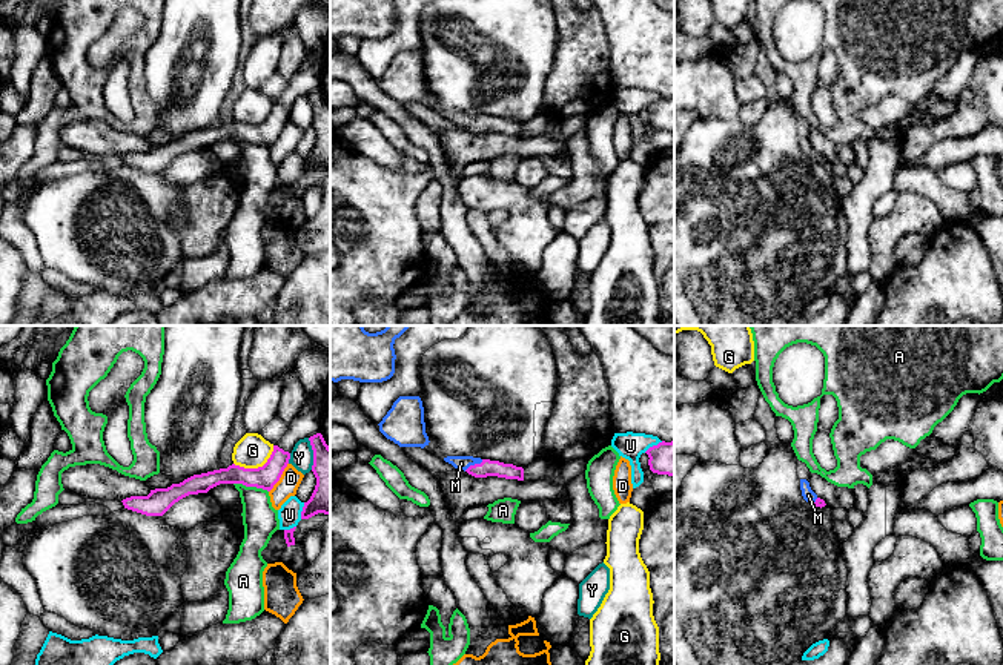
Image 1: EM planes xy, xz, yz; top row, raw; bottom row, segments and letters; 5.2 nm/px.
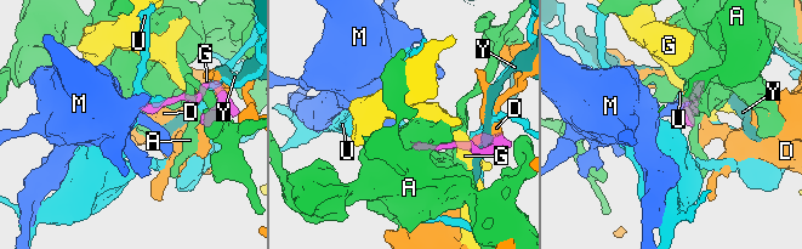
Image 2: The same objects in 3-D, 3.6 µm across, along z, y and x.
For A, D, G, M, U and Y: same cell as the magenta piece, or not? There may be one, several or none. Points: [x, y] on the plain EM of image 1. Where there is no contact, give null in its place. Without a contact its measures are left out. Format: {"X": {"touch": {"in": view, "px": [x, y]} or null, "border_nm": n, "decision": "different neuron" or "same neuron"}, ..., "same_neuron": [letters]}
{"A": {"touch": {"in": "xy", "px": [251, 142]}, "border_nm": 190, "decision": "different neuron"}, "D": {"touch": {"in": "xy", "px": [280, 132]}, "border_nm": 190, "decision": "different neuron"}, "G": {"touch": {"in": "xy", "px": [258, 123]}, "border_nm": 240, "decision": "different neuron"}, "M": {"touch": {"in": "xz", "px": [475, 120]}, "border_nm": 120, "decision": "same neuron"}, "U": {"touch": {"in": "xy", "px": [303, 166]}, "border_nm": 90, "decision": "different neuron"}, "Y": {"touch": {"in": "xy", "px": [289, 114]}, "border_nm": 60, "decision": "different neuron"}, "same_neuron": ["M"]}

